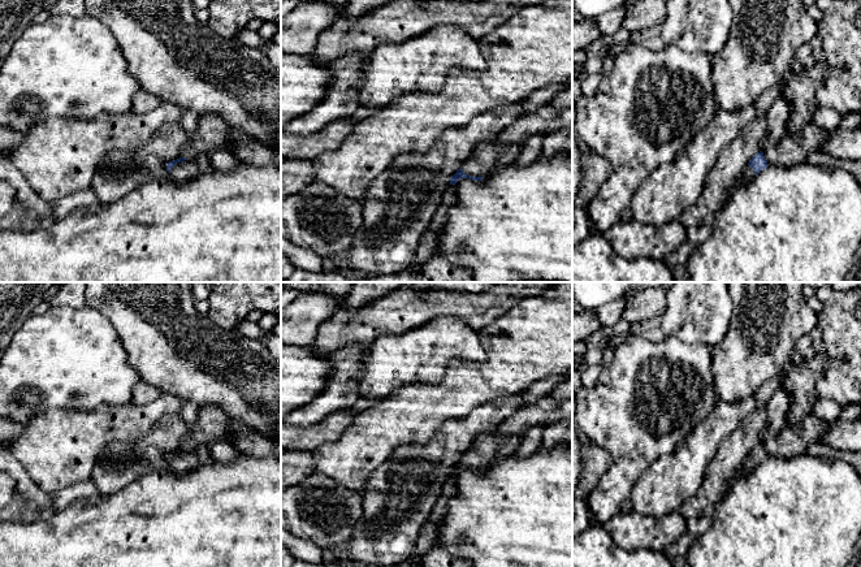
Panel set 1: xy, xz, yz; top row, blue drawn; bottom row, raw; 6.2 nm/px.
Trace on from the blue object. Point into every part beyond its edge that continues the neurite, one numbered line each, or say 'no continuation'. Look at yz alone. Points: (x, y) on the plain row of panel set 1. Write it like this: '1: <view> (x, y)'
1: yz (794, 440)
2: yz (748, 464)

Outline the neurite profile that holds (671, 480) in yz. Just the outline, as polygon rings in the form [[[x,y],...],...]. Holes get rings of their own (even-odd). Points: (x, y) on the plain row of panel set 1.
[[[748,397],[737,403],[718,401],[709,416],[698,423],[680,445],[671,453],[661,455],[640,476],[629,494],[632,510],[644,516],[654,518],[679,511],[683,503],[697,494],[706,466],[714,456],[719,443],[732,434],[754,410],[754,397]]]

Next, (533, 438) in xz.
[[[544,425],[533,427],[522,440],[518,450],[511,455],[512,458],[531,456],[541,445],[544,440]]]

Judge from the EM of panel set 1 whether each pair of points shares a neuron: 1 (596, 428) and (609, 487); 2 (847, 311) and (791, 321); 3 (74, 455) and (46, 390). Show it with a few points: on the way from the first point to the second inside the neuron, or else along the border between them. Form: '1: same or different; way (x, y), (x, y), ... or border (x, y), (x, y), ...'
1: same; way (609, 442), (618, 451), (618, 472)
2: different; border (817, 314), (814, 325), (799, 340)
3: different; border (83, 410), (48, 408), (26, 421)

